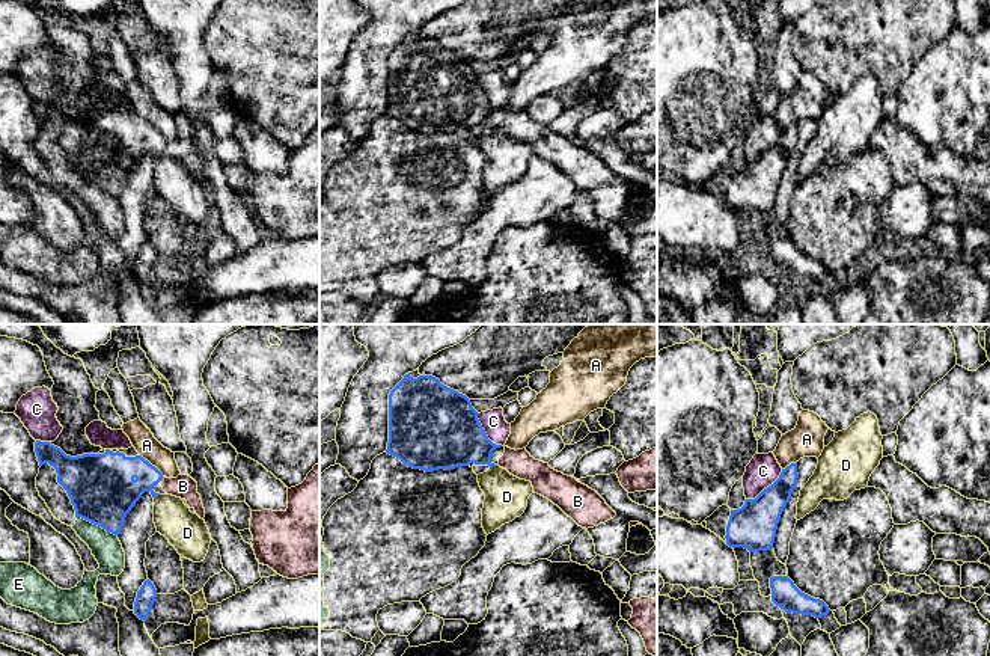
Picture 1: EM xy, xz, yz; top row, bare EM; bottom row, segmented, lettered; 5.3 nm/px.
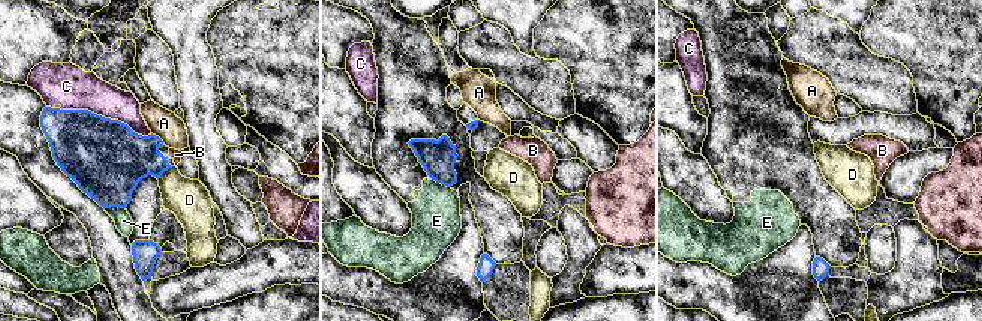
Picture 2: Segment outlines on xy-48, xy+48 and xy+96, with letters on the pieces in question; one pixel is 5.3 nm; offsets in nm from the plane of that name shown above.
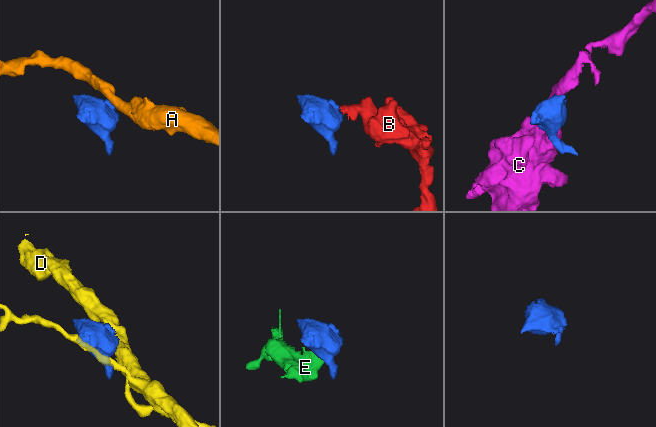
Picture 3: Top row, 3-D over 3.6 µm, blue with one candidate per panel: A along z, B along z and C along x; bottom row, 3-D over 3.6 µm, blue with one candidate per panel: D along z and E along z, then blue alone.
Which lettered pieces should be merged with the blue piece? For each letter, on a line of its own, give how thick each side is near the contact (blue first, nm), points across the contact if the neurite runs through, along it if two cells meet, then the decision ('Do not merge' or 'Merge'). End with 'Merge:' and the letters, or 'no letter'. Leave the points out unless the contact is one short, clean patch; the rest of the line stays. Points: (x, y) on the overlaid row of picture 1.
A: Thickness 280 nm (blue) against 120 nm. Boundary: xy (140, 454), (163, 475). Do not merge
B: Thickness 220 nm (blue) against 120 nm. Path across: xy (116, 489), (161, 477), (171, 486), (183, 486). Merge
C: Thickness 240 nm (blue) against 170 nm. Do not merge
D: Thickness 300 nm (blue) against 220 nm. Boundary: xz (496, 465), (490, 468). Do not merge
E: Thickness 360 nm (blue) against 160 nm. Boundary: xy (77, 518), (97, 524), (116, 536). Do not merge
Merge: B

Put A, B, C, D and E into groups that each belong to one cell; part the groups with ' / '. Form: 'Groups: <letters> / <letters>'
Groups: A / B / C / D / E

